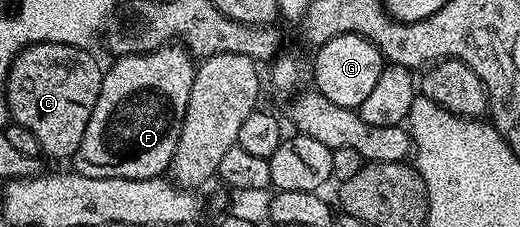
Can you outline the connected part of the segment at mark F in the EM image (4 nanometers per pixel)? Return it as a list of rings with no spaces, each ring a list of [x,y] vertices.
[[[179,44],[162,46],[151,54],[125,54],[114,61],[111,67],[106,67],[97,104],[93,104],[93,116],[89,116],[89,124],[85,124],[85,136],[73,159],[74,173],[125,180],[145,180],[166,175],[173,152],[177,152],[177,140],[181,136],[181,124],[189,104],[189,88],[193,88],[196,63]]]

